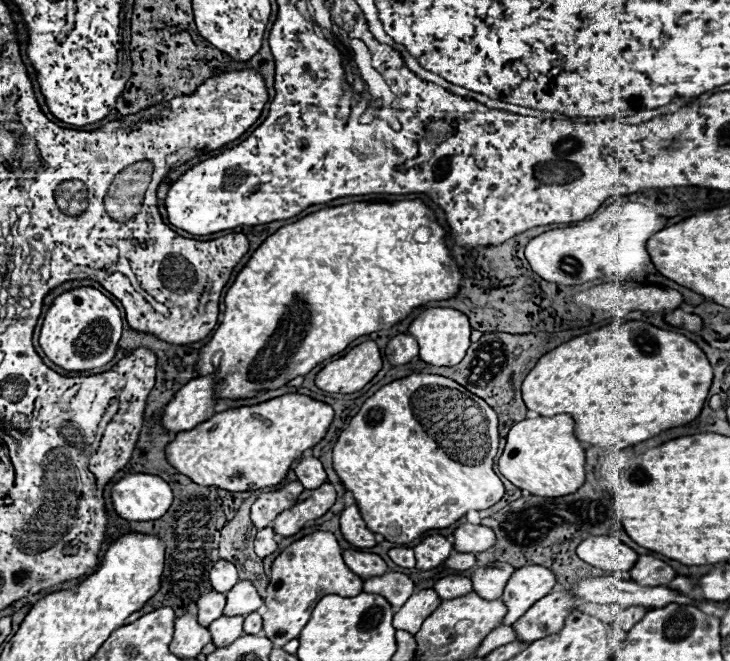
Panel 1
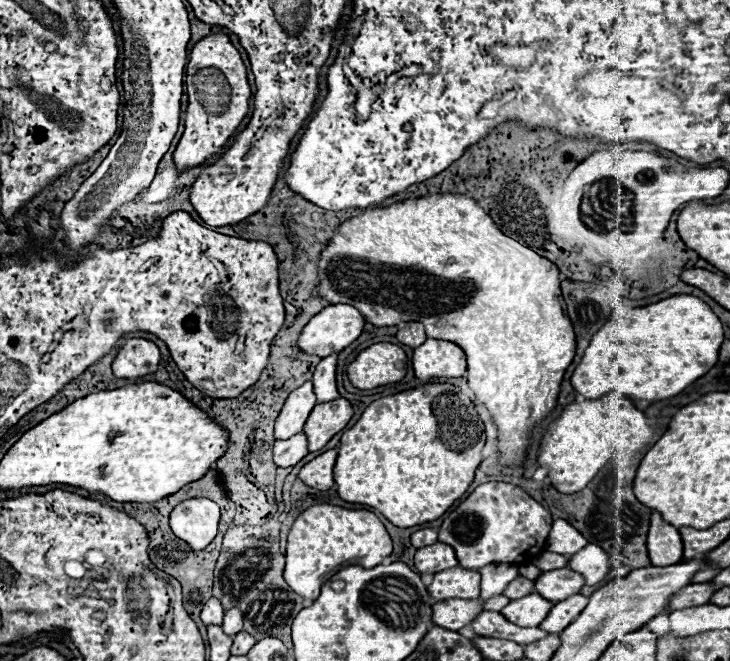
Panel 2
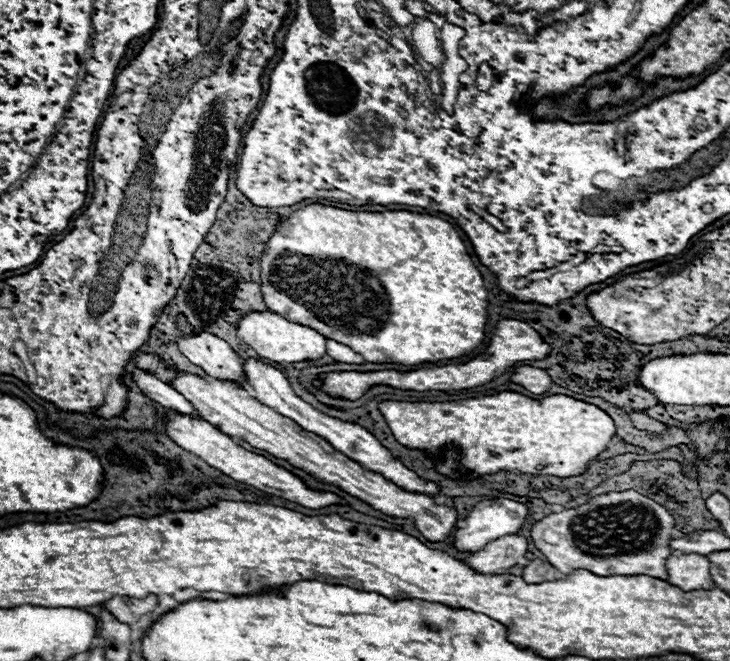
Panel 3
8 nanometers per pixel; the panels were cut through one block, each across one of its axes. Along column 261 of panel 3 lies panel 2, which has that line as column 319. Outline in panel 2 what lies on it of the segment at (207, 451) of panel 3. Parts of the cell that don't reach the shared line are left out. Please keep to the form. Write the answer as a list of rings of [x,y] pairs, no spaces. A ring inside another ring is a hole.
[[[336,448],[328,450],[324,454],[316,456],[314,460],[310,460],[308,464],[304,464],[300,474],[298,474],[298,478],[310,488],[328,490],[334,484],[332,468],[334,468],[334,462],[336,462],[336,452],[338,452]]]

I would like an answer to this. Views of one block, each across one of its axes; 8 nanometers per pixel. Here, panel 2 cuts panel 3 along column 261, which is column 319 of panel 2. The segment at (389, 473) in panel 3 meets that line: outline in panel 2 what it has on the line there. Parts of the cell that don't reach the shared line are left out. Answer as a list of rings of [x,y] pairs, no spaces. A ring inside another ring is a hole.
[[[338,352],[326,356],[320,360],[320,364],[314,370],[314,392],[318,402],[330,402],[338,396],[336,388],[336,362],[338,362]]]

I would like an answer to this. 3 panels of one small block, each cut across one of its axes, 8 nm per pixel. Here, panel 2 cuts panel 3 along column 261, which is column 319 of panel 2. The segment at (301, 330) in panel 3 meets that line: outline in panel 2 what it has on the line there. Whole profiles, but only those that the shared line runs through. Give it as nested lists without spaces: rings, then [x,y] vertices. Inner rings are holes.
[[[332,304],[320,310],[302,330],[298,346],[320,358],[350,346],[364,330],[364,316],[348,304]]]

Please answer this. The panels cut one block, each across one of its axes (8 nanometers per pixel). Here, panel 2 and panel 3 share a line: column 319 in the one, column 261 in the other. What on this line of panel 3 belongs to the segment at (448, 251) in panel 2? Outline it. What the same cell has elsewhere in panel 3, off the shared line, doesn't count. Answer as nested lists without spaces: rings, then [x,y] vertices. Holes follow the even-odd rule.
[[[310,204],[306,208],[296,210],[286,222],[276,226],[276,232],[268,240],[268,246],[262,254],[260,260],[260,274],[262,274],[262,298],[270,312],[280,314],[282,318],[288,318],[290,322],[308,326],[312,330],[318,330],[318,334],[324,334],[330,340],[336,340],[354,352],[362,354],[368,362],[376,364],[402,364],[402,366],[420,366],[424,362],[440,362],[440,360],[452,360],[460,358],[464,354],[470,354],[476,350],[484,336],[486,336],[486,322],[488,322],[488,290],[484,286],[482,274],[474,266],[462,238],[454,230],[454,226],[446,220],[426,216],[426,214],[416,214],[416,212],[406,212],[406,210],[388,210],[388,212],[350,212],[350,210],[340,210],[332,206],[322,206],[322,204]]]

